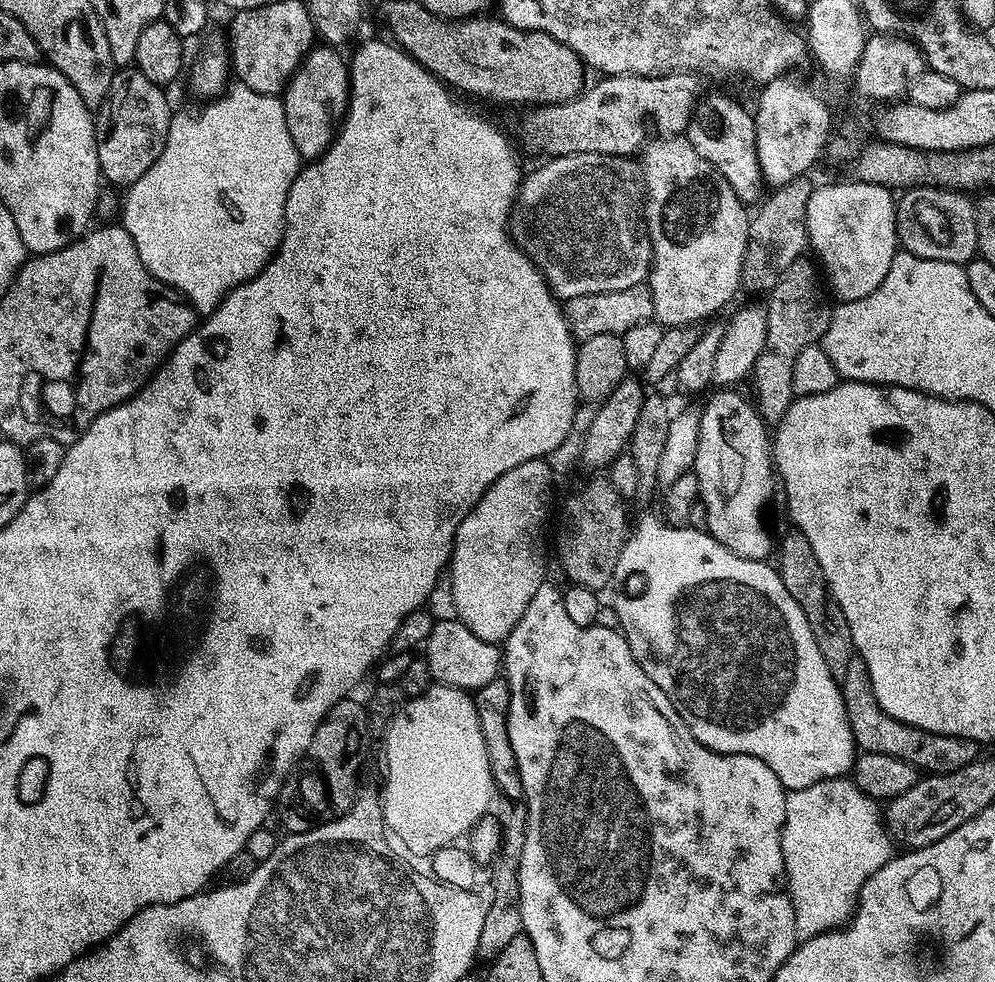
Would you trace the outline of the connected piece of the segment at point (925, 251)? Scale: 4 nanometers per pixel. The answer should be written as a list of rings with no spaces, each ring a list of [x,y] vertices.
[[[910,188],[899,197],[896,205],[896,239],[899,247],[918,258],[930,258],[938,262],[954,262],[965,265],[977,255],[978,226],[976,225],[976,205],[968,201],[963,191],[951,188]]]

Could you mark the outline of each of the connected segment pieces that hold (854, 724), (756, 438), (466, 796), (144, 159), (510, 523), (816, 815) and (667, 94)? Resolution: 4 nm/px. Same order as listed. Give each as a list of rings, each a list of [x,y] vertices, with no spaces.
[[[853,655],[850,666],[846,666],[846,678],[840,684],[840,693],[844,696],[850,730],[860,752],[890,754],[890,758],[902,758],[902,762],[906,762],[921,773],[938,776],[954,770],[962,770],[962,766],[970,766],[978,759],[976,752],[978,745],[975,740],[934,734],[910,726],[906,722],[898,722],[898,718],[890,718],[890,714],[886,714],[874,698],[872,683],[868,680],[866,662],[862,662],[860,656]]]
[[[736,390],[716,391],[702,404],[694,469],[700,500],[709,512],[707,531],[726,550],[742,558],[767,561],[774,552],[774,536],[772,540],[764,521],[764,511],[772,496],[772,480],[774,484],[770,430],[751,399],[743,400]]]
[[[435,682],[429,684],[427,690],[420,696],[413,696],[401,708],[399,714],[394,718],[394,722],[388,728],[382,737],[384,743],[384,764],[388,767],[388,781],[384,784],[384,796],[382,795],[382,807],[384,809],[384,822],[387,831],[407,851],[416,858],[428,858],[433,854],[447,849],[449,846],[457,843],[459,836],[467,837],[475,826],[489,811],[488,807],[492,804],[492,796],[494,797],[494,781],[492,771],[490,770],[490,762],[488,761],[488,751],[486,750],[486,742],[482,738],[482,726],[478,722],[478,710],[476,709],[475,699],[465,689],[455,688],[454,686],[446,686],[445,684],[437,684]]]
[[[134,66],[113,71],[108,96],[94,120],[100,174],[107,183],[109,180],[112,184],[130,186],[158,162],[174,115],[164,92],[167,91],[161,85],[150,82]]]
[[[541,458],[522,462],[514,470],[506,470],[490,490],[466,514],[462,526],[458,528],[456,545],[452,548],[450,561],[450,579],[456,615],[478,638],[499,645],[508,637],[510,630],[518,626],[530,598],[538,594],[545,584],[544,571],[549,557],[544,554],[544,527],[548,524],[548,511],[552,508],[552,478],[554,468],[547,459]]]
[[[848,778],[820,780],[802,790],[789,791],[780,841],[786,887],[794,906],[796,935],[801,941],[847,924],[856,911],[856,899],[864,883],[894,855],[894,841],[884,823],[881,805]]]
[[[670,72],[667,76],[604,76],[591,88],[585,87],[579,96],[565,104],[536,106],[520,124],[519,143],[532,152],[545,152],[545,157],[586,154],[635,157],[646,141],[655,134],[657,137],[679,136],[687,129],[701,99],[700,84],[690,72]]]

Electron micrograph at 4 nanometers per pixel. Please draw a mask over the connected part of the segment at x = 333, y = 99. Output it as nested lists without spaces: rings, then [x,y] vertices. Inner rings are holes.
[[[314,46],[304,55],[304,61],[296,68],[284,86],[282,99],[286,114],[286,130],[290,130],[290,142],[298,150],[301,161],[311,162],[321,156],[333,140],[348,111],[349,61],[339,56],[332,46]]]

